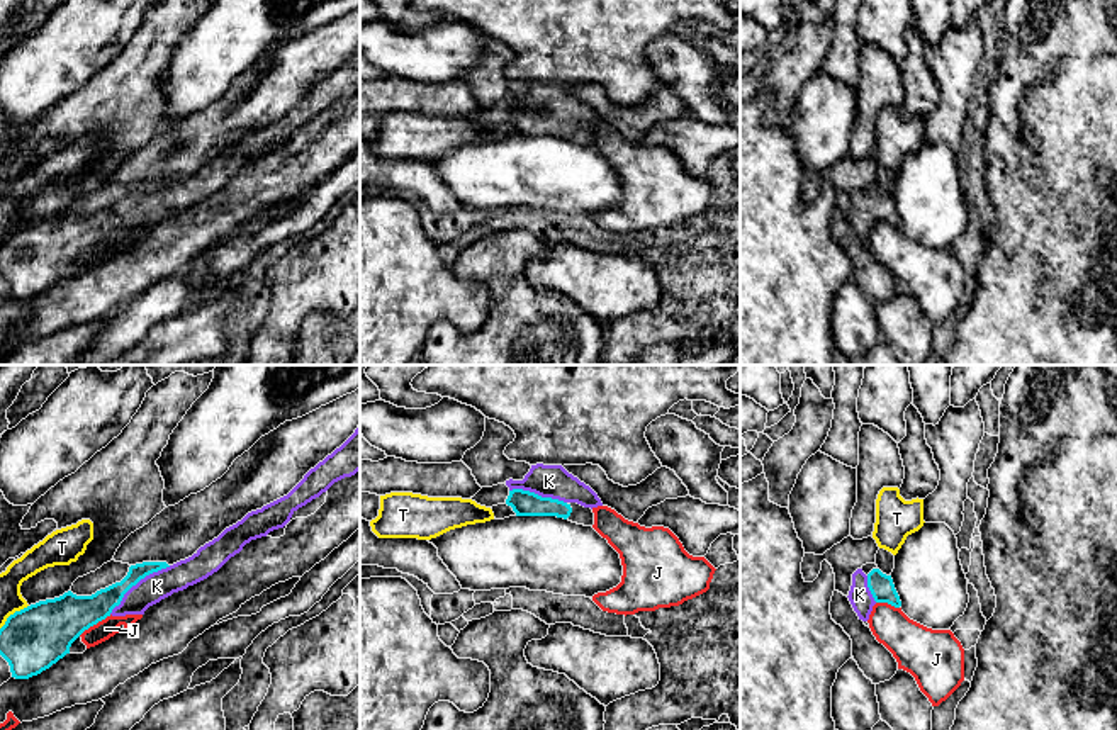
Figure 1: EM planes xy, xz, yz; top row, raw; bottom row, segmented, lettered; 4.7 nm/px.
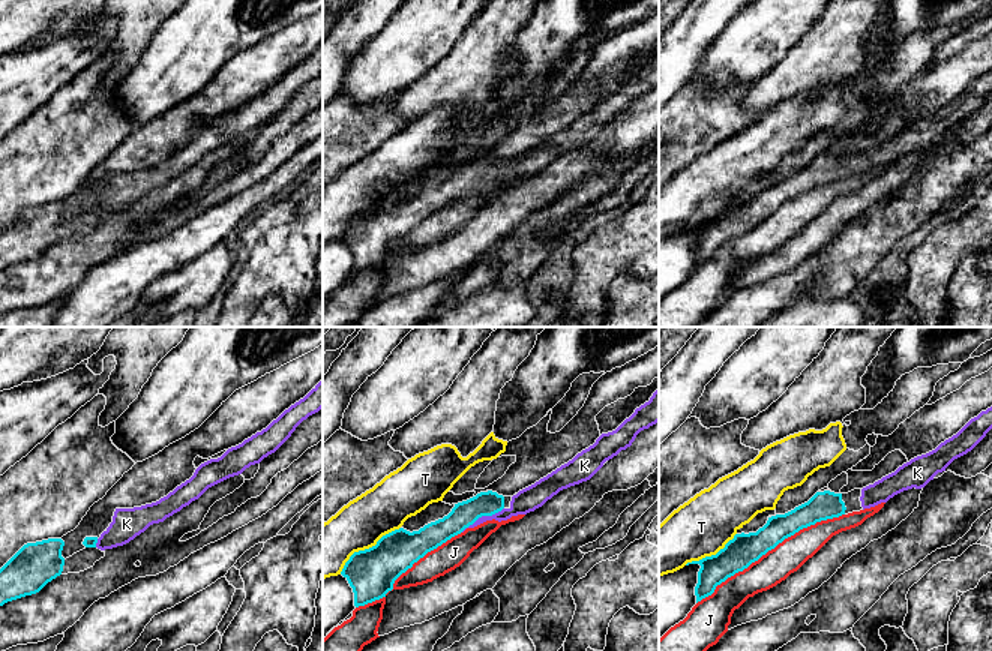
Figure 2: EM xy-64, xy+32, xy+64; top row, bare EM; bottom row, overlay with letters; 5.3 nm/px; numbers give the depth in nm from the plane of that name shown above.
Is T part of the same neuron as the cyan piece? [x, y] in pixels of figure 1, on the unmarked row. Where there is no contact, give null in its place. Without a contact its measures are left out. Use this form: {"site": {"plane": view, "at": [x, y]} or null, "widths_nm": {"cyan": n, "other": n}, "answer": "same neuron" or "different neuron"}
{"site": {"plane": "xy", "at": [14, 233]}, "widths_nm": {"cyan": 300, "other": 110}, "answer": "different neuron"}

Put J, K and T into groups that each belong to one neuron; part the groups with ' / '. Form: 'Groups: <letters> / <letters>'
Groups: J / K / T

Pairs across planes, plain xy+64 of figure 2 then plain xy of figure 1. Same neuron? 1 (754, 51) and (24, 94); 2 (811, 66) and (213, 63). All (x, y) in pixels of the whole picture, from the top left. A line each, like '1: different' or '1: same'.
1: same
2: different

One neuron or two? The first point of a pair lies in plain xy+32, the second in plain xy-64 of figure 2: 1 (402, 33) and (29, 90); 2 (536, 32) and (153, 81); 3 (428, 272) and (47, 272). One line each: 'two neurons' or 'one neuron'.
1: one neuron
2: one neuron
3: one neuron

